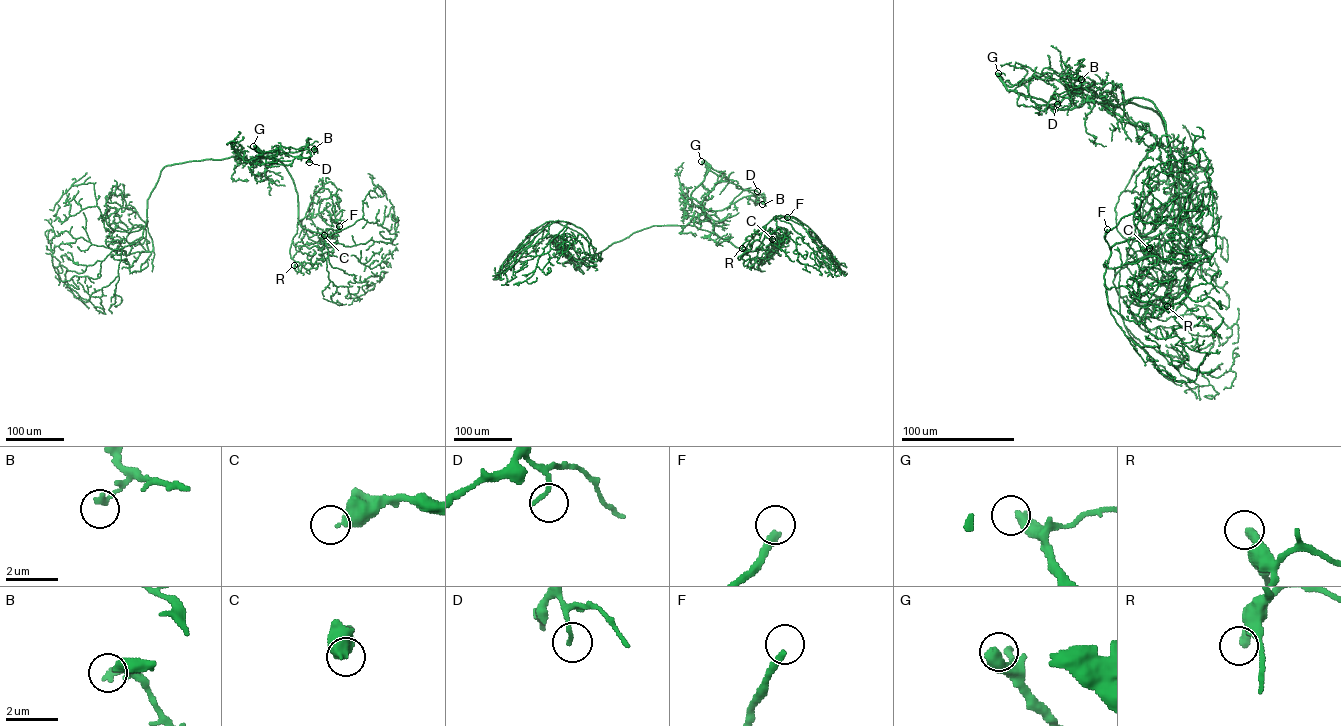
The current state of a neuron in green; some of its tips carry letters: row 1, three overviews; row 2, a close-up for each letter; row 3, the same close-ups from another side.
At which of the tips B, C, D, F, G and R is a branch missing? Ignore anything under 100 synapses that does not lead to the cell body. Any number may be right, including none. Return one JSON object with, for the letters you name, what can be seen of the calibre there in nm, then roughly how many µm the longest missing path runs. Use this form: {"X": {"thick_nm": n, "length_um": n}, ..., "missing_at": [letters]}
{"F": {"thick_nm": 280, "length_um": 180}, "G": {"thick_nm": 440, "length_um": 30}, "missing_at": ["F", "G"]}

